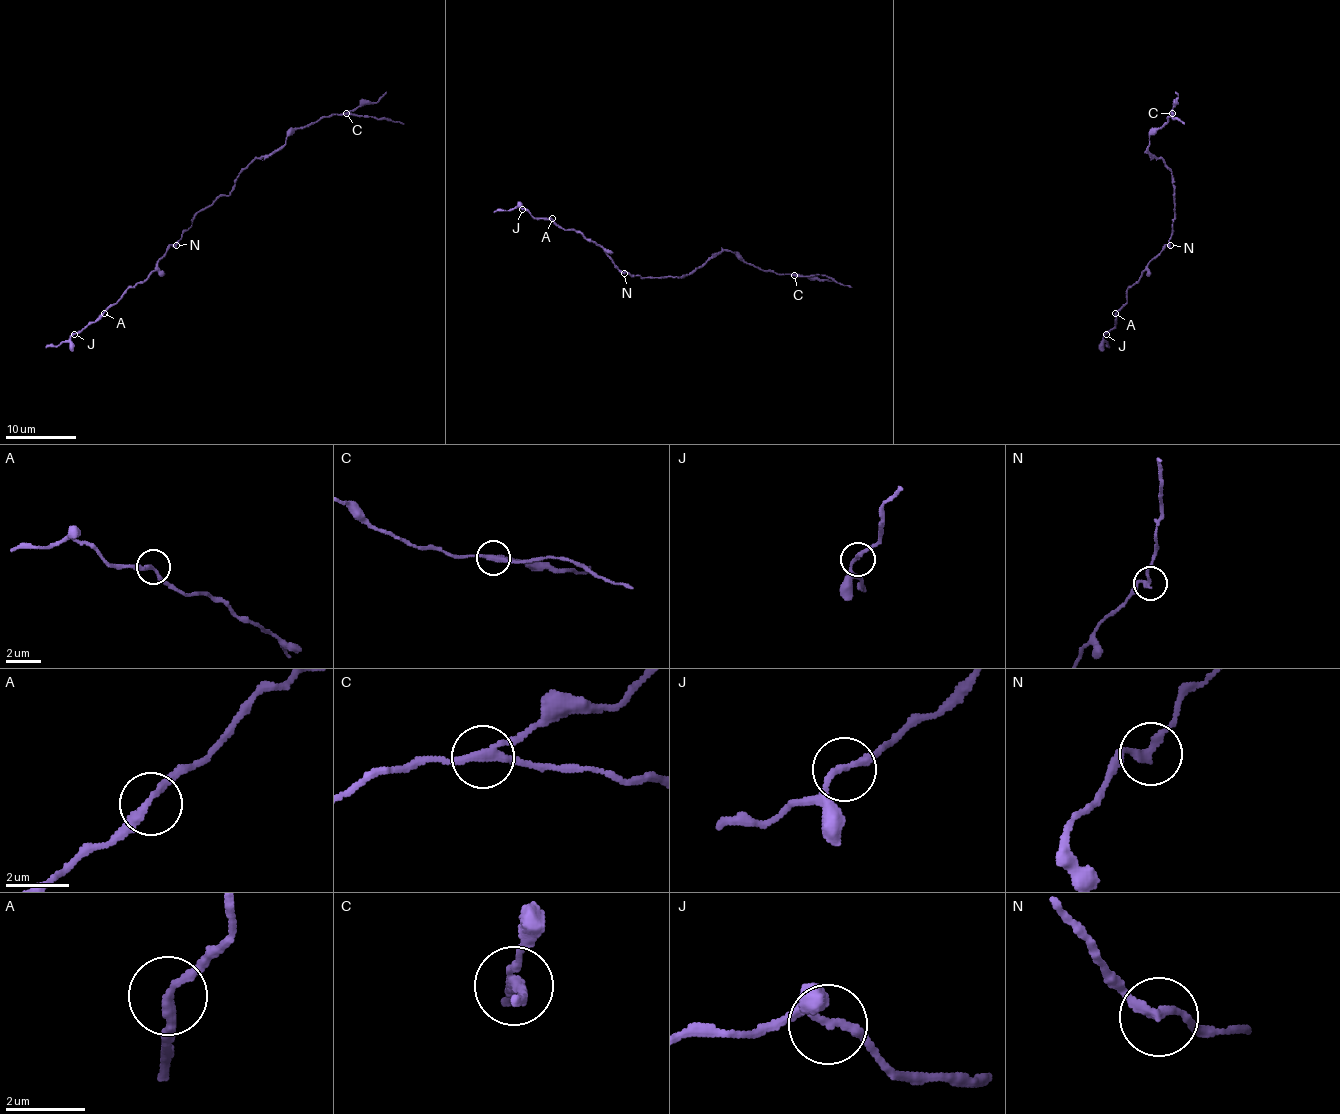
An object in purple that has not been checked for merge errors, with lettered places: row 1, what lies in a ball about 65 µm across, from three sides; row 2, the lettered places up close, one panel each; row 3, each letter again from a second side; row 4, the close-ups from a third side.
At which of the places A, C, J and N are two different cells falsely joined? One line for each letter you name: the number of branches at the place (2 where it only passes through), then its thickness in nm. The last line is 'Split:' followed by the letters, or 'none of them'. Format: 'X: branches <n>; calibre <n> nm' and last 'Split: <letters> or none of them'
C: branches 3; calibre 240 nm
Split: C

